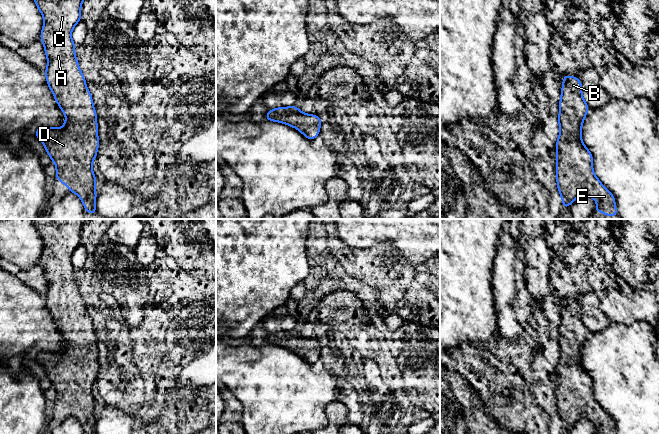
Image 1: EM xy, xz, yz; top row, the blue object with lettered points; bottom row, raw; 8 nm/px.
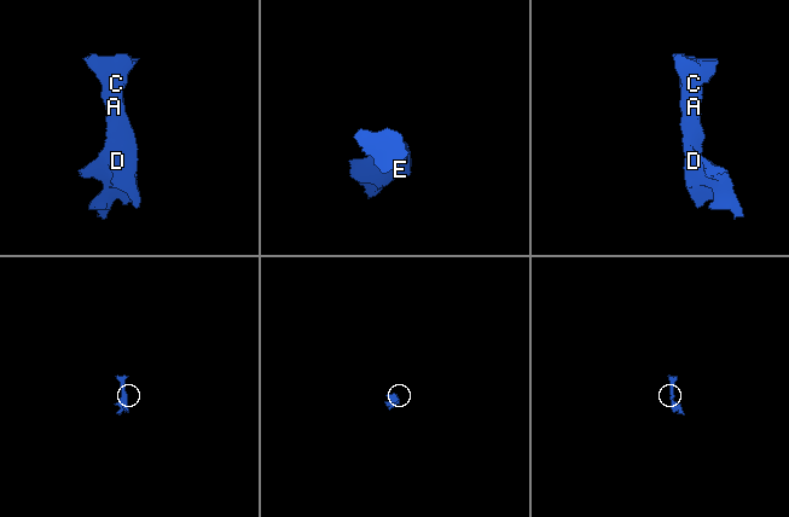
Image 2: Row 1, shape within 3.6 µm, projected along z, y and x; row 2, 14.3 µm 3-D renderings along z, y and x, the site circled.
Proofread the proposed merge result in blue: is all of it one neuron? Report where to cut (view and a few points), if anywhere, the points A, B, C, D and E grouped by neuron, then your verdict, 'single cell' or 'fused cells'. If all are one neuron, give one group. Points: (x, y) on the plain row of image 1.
no cut | A B C D E | single cell

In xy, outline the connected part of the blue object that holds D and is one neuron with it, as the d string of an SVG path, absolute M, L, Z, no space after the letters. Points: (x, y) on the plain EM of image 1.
M31 219L44 242L40 265L44 269L48 284L45 294L46 305L54 319L56 327L67 341L61 352L38 351L34 358L43 367L51 385L56 389L55 402L62 408L66 408L68 410L68 415L79 420L85 434L96 434L96 402L92 394L92 387L96 382L99 371L98 349L96 345L97 339L93 330L92 319L87 313L85 302L79 292L75 280L75 268L71 262L73 252L81 244L81 228L87 220L88 219Z

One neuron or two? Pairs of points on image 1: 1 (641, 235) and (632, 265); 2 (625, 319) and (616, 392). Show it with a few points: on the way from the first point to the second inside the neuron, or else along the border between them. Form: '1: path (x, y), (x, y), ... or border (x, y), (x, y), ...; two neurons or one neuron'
1: path (636, 242), (632, 258); one neuron
2: border (634, 320), (628, 325), (616, 322); two neurons

